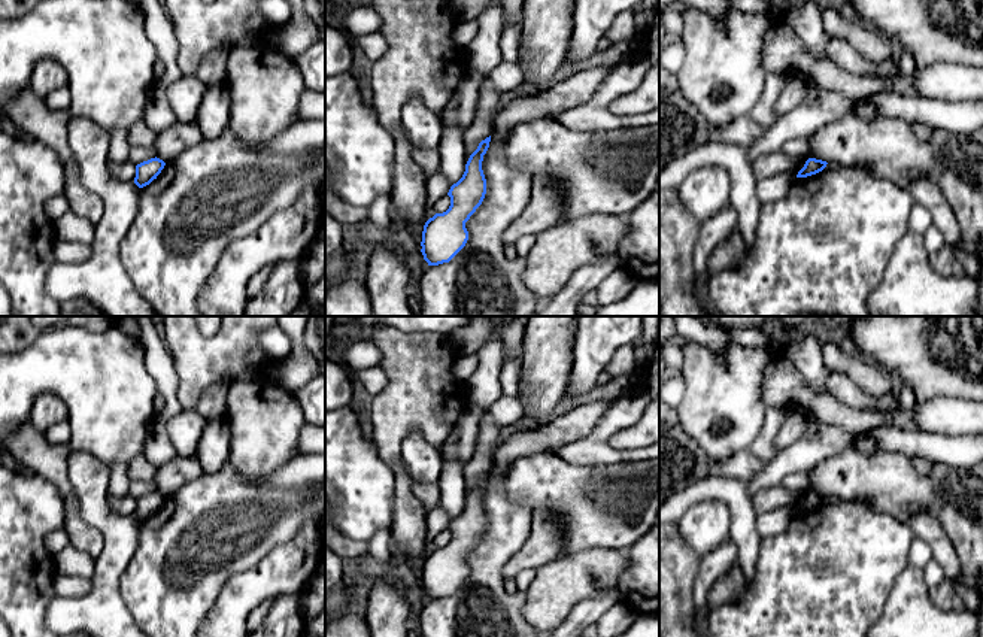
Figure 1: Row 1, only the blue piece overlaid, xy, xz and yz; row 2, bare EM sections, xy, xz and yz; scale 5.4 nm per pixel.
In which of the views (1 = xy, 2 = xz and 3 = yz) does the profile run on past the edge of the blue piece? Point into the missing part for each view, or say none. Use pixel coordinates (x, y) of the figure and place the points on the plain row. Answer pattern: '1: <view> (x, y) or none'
1: none
2: none
3: none

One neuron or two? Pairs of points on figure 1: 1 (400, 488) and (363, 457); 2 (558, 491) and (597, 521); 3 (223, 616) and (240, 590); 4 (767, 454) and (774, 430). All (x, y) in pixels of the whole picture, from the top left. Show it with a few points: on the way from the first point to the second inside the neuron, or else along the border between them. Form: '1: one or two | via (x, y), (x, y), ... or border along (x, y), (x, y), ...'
1: two | border along (376, 454), (393, 473), (393, 518)
2: one | via (567, 491), (588, 512)
3: one | via (228, 610), (240, 595)
4: one | via (767, 448), (770, 436)

